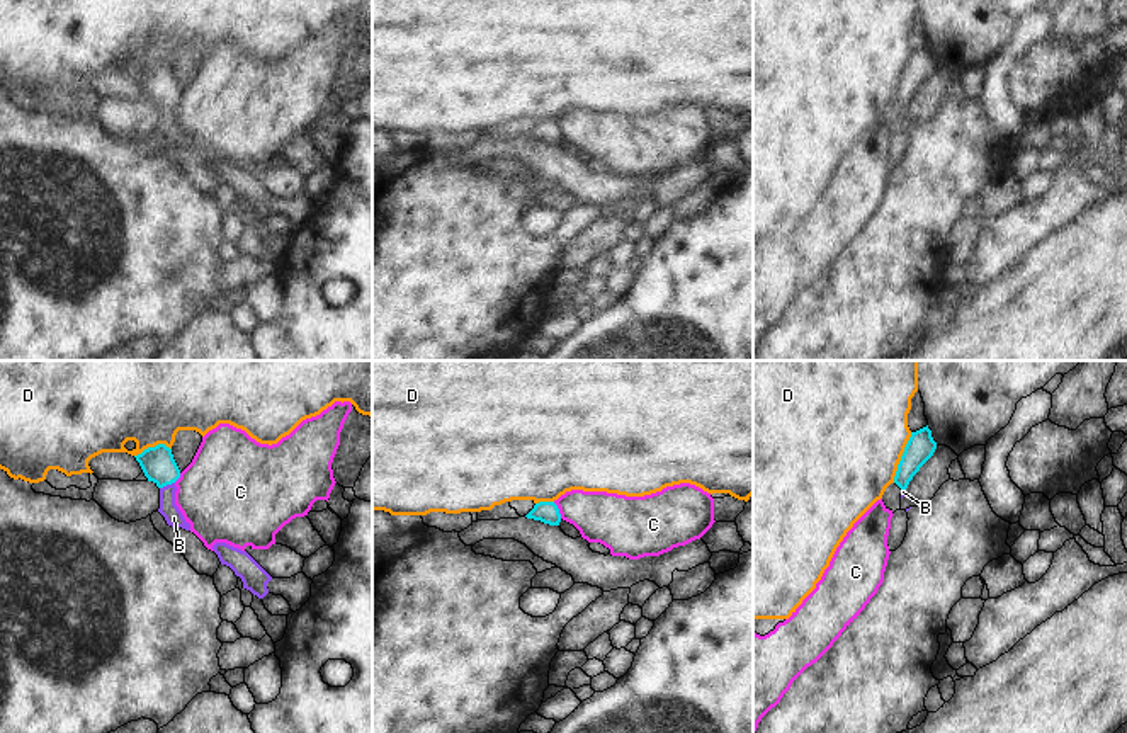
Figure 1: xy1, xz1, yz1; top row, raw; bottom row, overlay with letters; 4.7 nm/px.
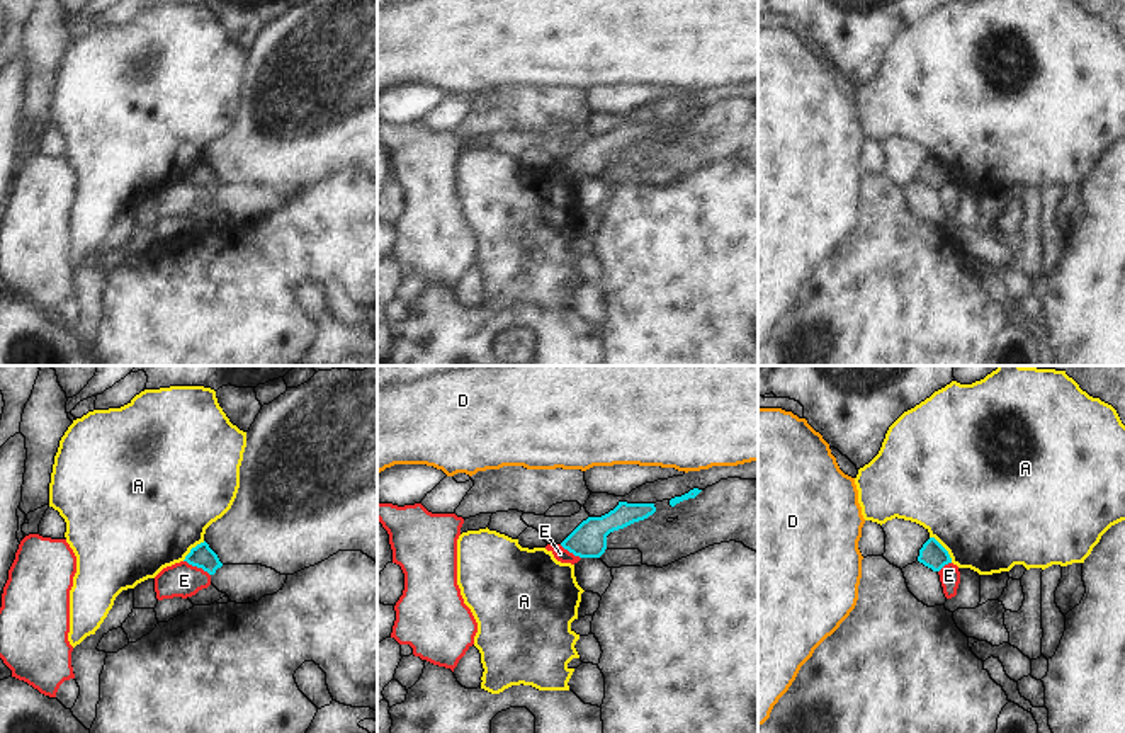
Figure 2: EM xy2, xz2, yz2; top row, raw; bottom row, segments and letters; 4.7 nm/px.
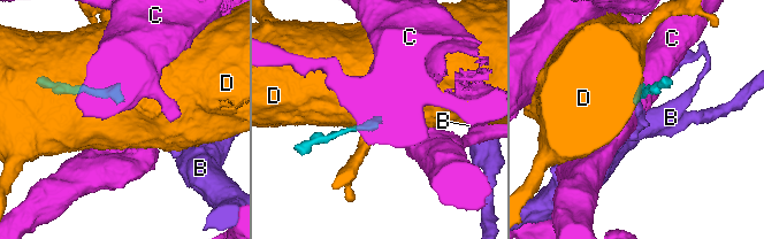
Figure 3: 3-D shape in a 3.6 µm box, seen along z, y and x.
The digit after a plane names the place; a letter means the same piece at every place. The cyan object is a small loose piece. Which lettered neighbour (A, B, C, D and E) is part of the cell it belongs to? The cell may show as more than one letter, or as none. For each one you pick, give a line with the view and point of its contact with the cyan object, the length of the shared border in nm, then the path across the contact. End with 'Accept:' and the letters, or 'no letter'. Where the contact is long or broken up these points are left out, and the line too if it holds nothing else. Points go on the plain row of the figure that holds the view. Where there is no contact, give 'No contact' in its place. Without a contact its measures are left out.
B: Touches cyan at xy1 (167, 102). Shared border 80 nm. Path across: xy1 (157, 82), (165, 92), (167, 102), (167, 128), (174, 136)
Accept: B.

